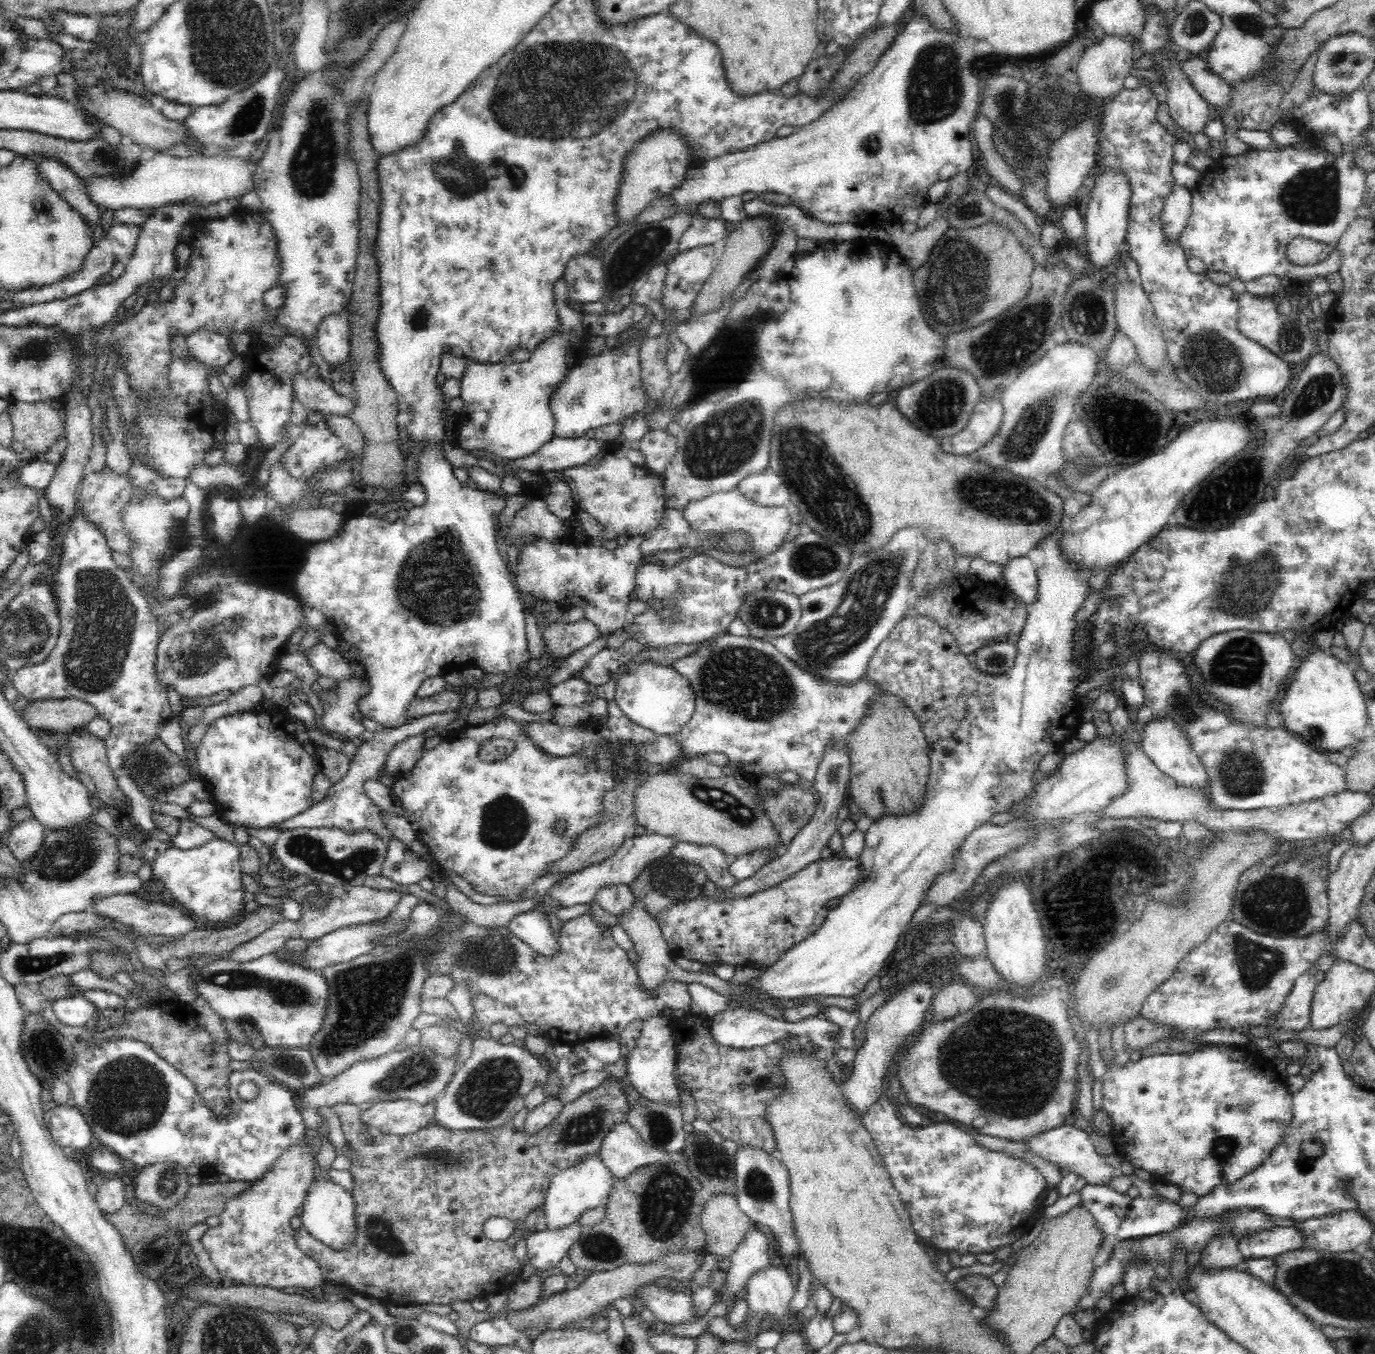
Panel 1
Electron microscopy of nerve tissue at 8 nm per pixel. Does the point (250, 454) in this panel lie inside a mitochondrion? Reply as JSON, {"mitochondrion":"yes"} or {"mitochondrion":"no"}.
{"mitochondrion":"no"}

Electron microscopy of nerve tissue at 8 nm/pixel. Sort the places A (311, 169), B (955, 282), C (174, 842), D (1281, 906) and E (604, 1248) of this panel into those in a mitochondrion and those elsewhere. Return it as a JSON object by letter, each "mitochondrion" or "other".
{"A":"mitochondrion","B":"mitochondrion","C":"other","D":"mitochondrion","E":"mitochondrion"}

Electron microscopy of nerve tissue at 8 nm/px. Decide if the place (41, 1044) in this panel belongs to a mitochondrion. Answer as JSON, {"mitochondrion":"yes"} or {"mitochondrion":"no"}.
{"mitochondrion":"yes"}

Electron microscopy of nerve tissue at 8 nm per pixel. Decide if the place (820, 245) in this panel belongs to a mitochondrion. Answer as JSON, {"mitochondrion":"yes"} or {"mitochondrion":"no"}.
{"mitochondrion":"no"}

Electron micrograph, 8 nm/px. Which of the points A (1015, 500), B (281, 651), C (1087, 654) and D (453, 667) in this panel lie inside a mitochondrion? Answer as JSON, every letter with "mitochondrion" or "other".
{"A":"mitochondrion","B":"other","C":"other","D":"other"}

